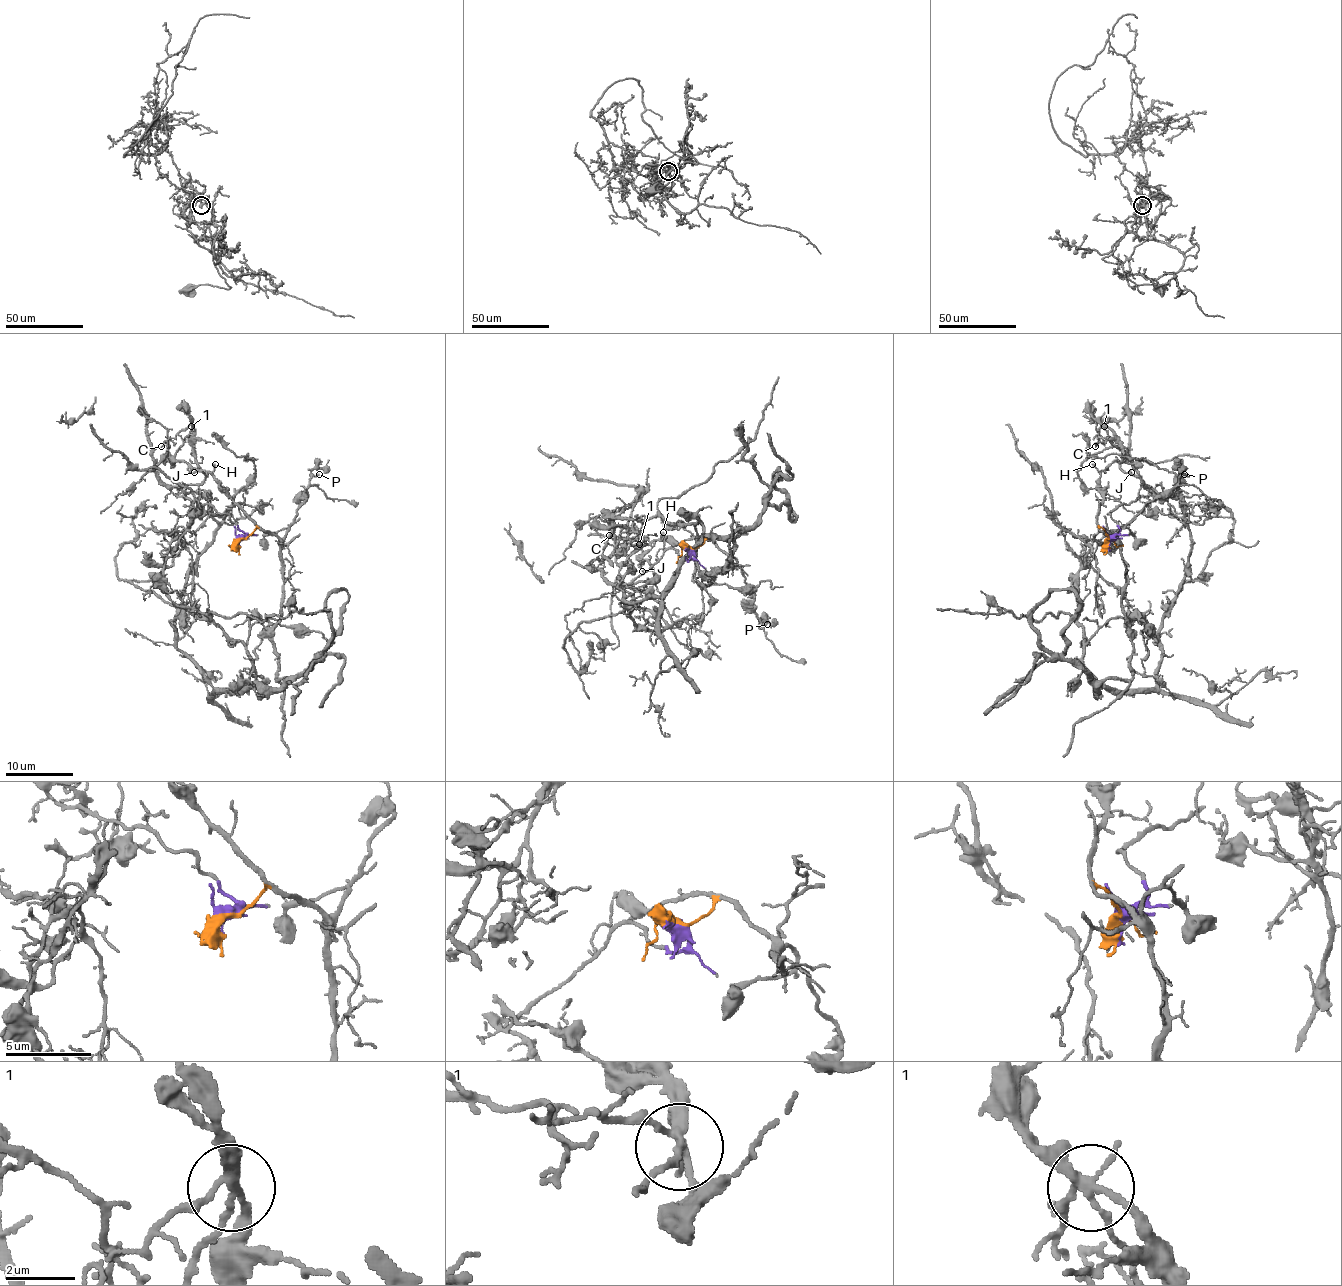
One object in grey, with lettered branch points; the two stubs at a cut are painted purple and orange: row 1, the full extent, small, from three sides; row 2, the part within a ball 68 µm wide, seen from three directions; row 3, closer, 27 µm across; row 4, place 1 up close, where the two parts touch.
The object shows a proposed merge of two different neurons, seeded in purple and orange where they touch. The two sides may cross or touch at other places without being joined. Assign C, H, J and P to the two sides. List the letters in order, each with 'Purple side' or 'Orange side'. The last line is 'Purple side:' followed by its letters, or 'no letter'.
C: Purple side
H: Orange side
J: Purple side
P: Orange side
Purple side: C, J

